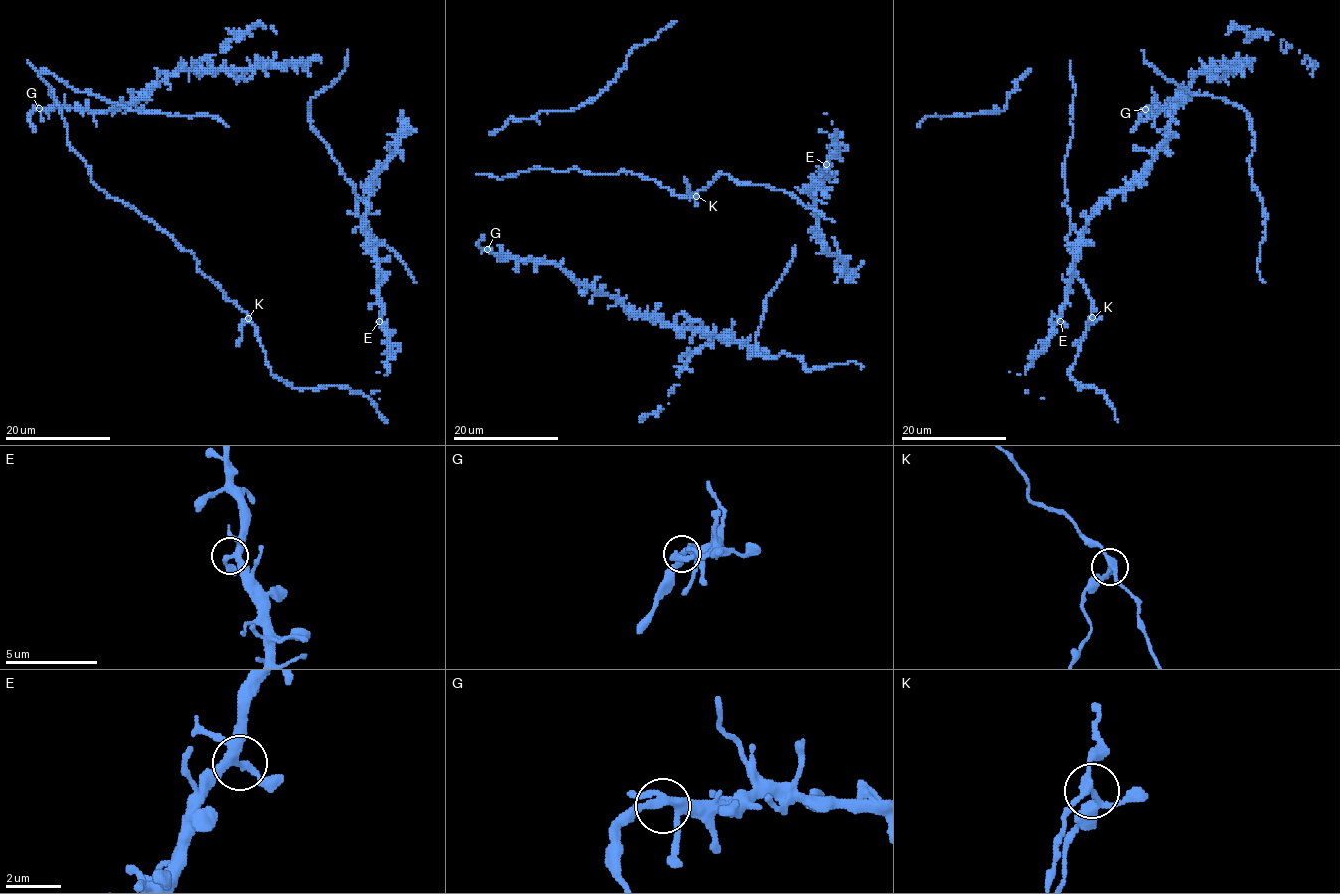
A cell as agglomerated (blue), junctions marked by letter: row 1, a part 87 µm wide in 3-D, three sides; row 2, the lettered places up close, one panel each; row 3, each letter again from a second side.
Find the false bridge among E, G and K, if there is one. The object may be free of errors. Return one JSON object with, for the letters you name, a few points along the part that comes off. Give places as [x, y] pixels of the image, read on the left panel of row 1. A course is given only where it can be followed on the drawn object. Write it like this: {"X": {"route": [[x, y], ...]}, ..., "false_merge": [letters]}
{"K": {"route": [[248, 317], [241, 325], [242, 336], [236, 346]]}, "false_merge": ["K"]}

